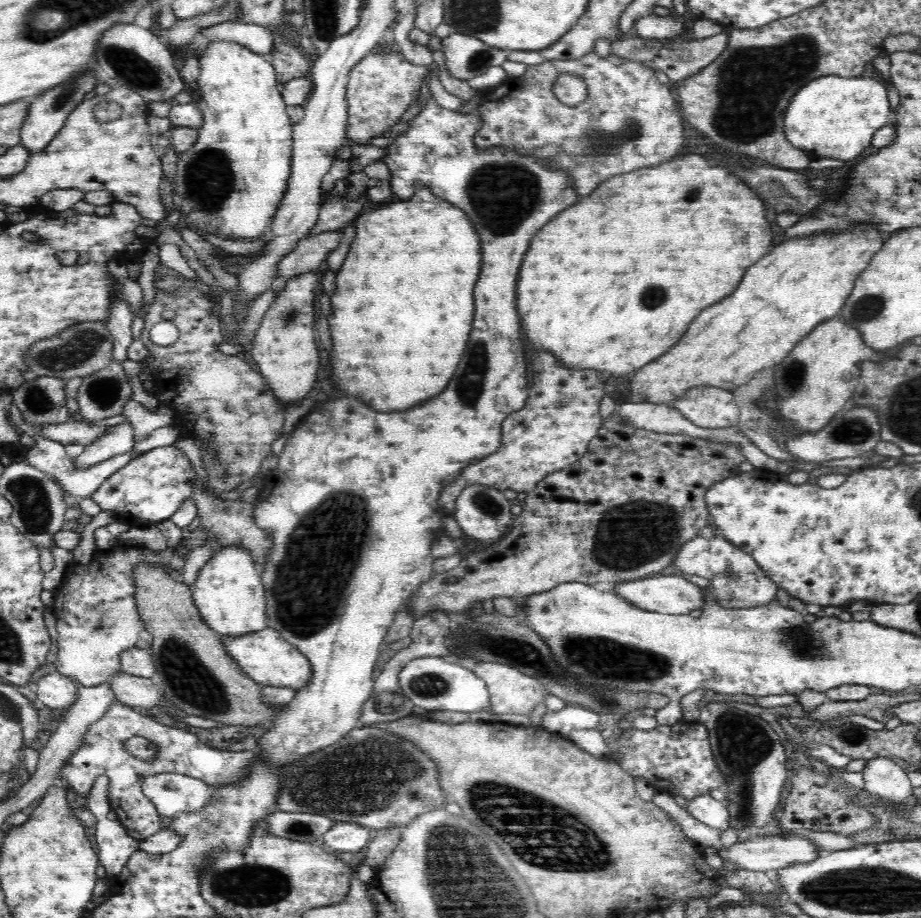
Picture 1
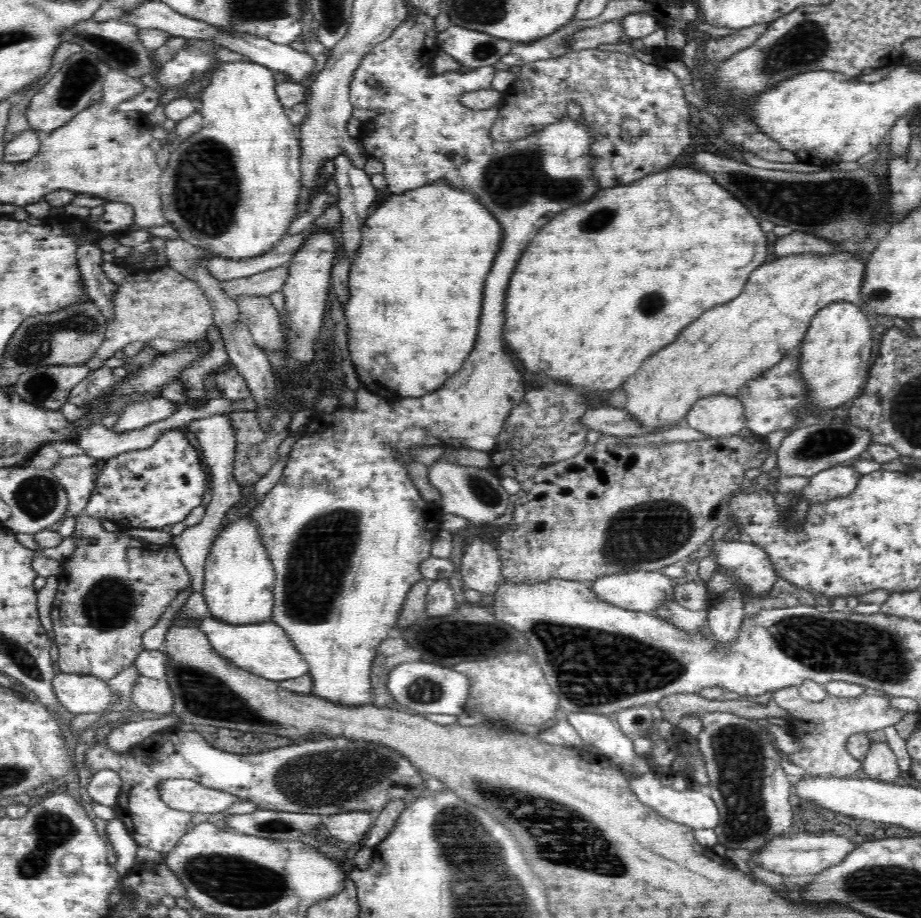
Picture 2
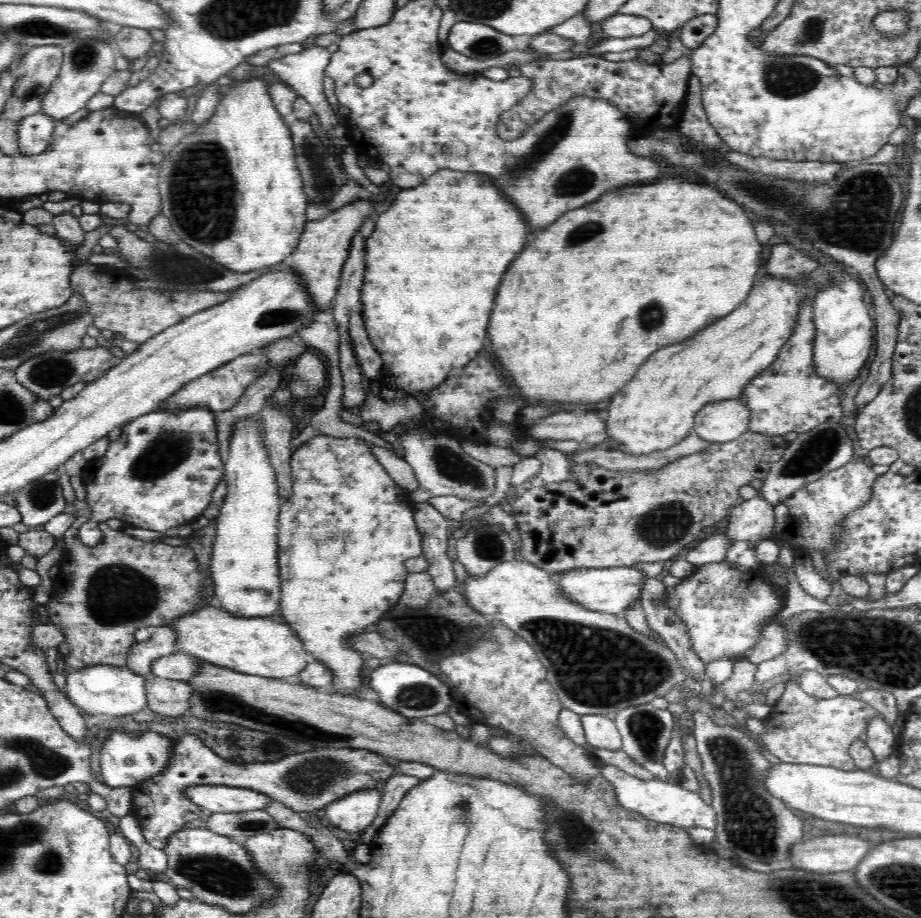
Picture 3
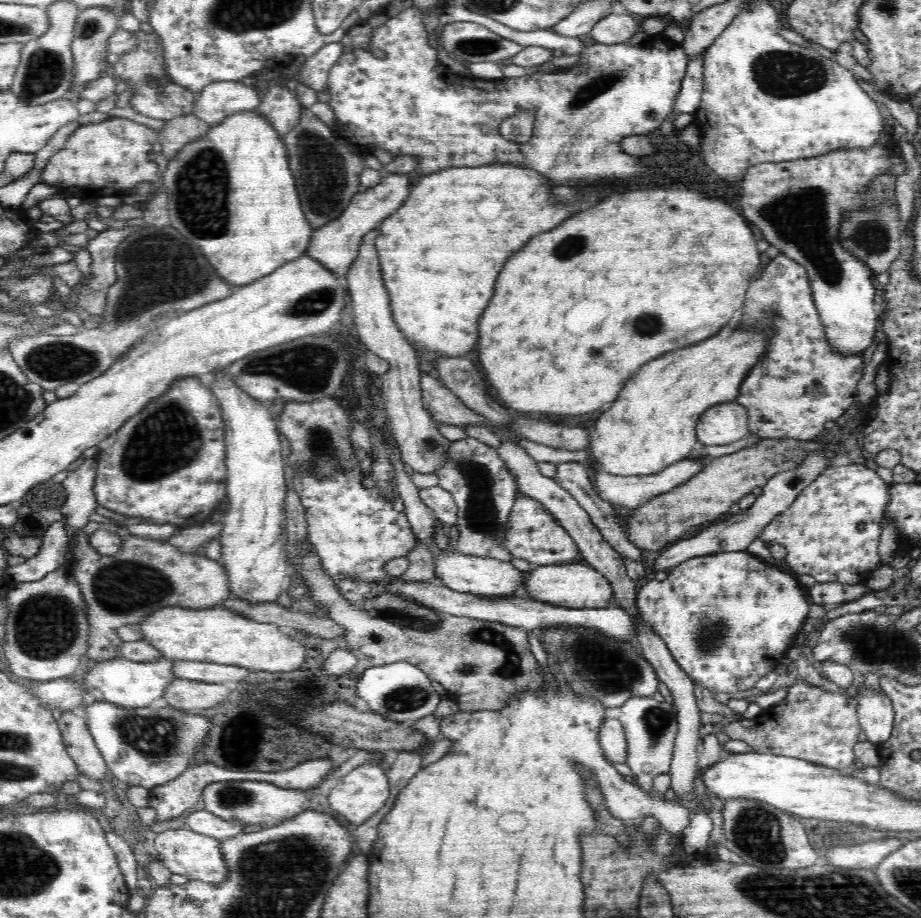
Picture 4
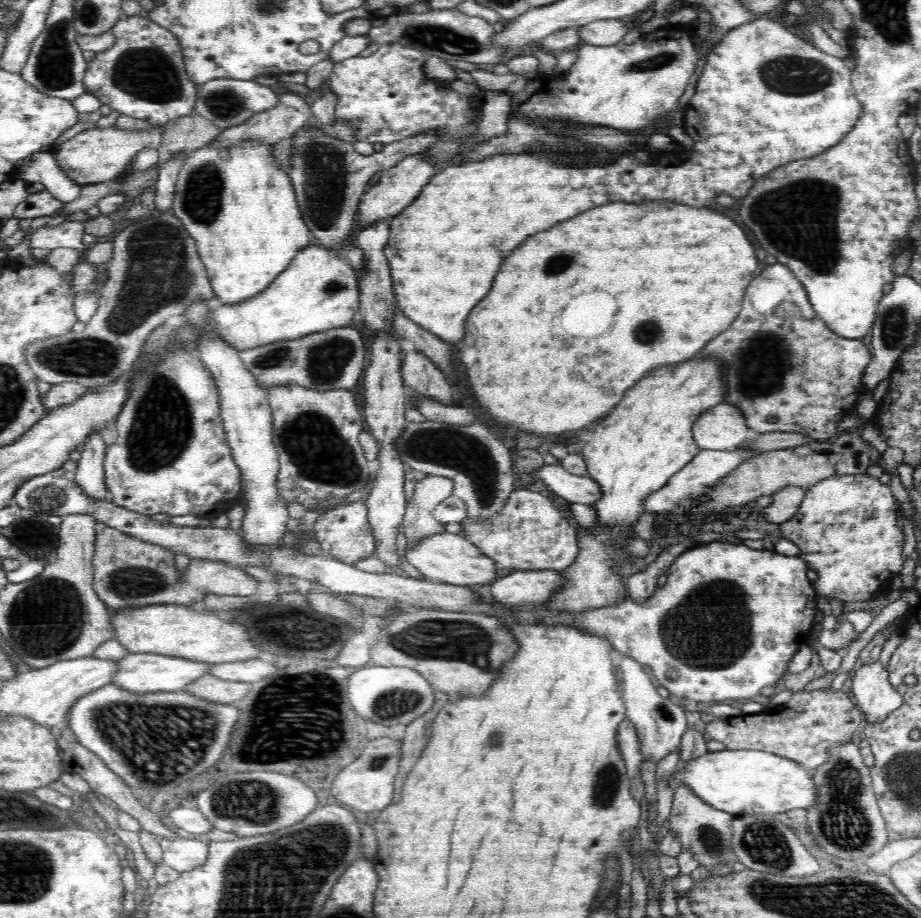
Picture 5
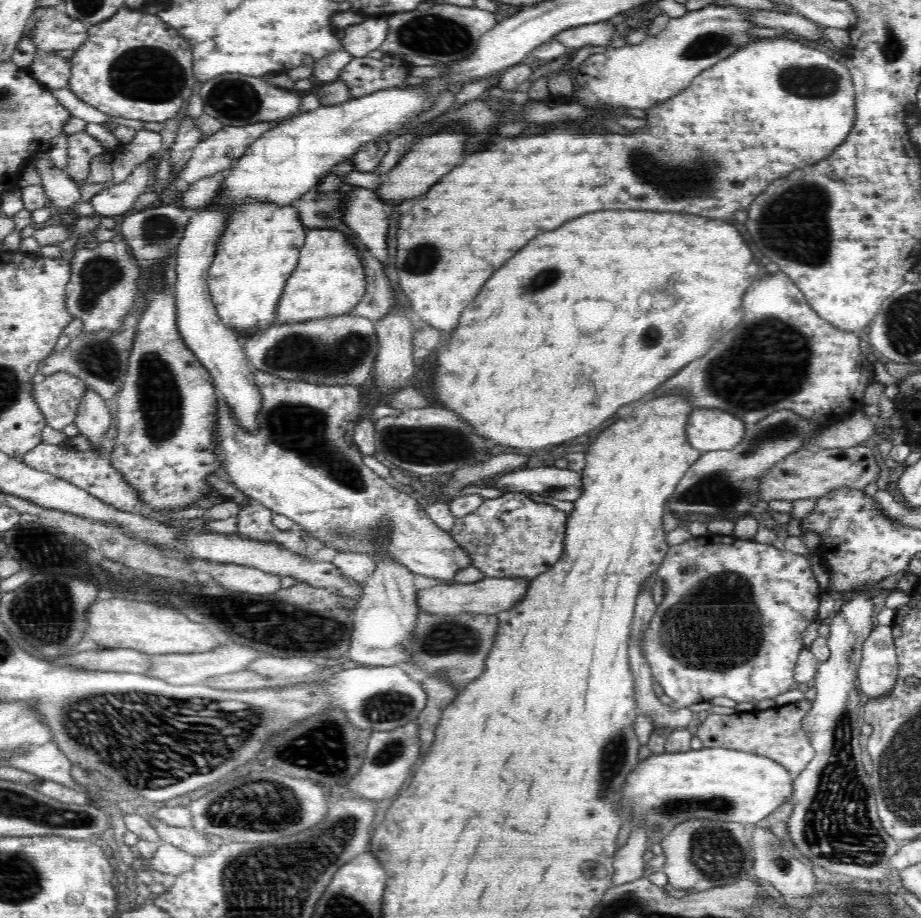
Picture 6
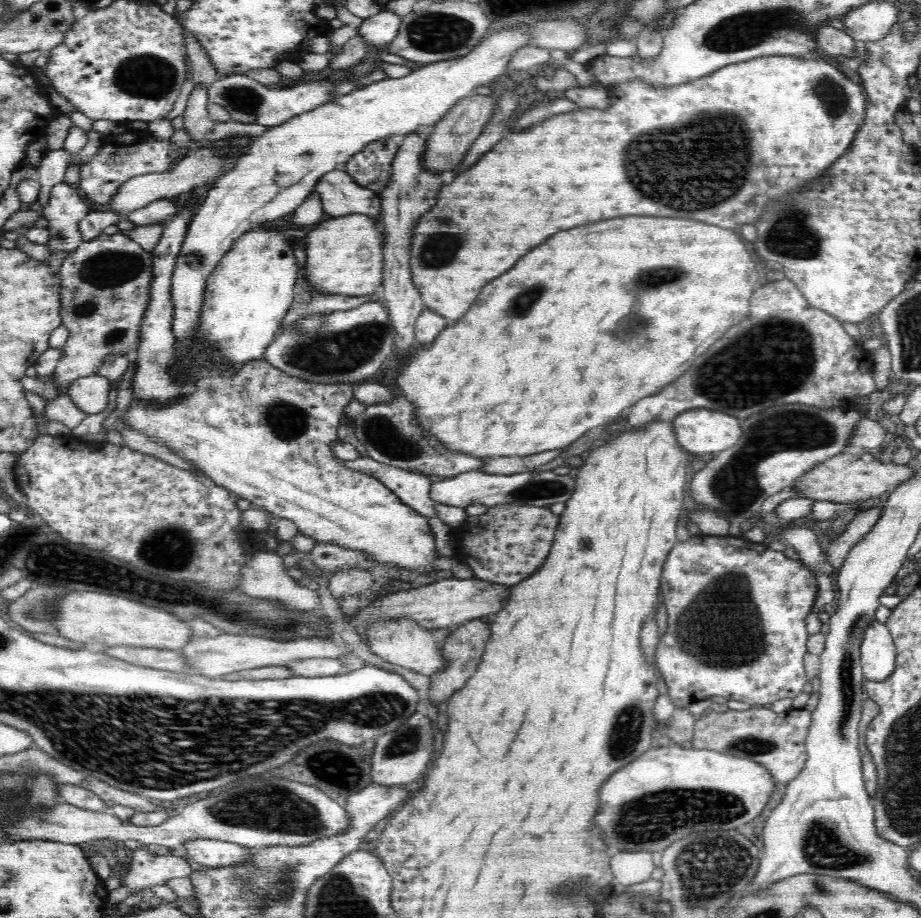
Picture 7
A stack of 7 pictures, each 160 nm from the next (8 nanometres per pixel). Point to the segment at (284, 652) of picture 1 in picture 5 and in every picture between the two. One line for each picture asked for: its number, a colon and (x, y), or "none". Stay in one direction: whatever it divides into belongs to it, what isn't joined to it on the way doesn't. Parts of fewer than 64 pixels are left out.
2: (264, 649)
3: (261, 646)
4: (215, 635)
5: (175, 630)

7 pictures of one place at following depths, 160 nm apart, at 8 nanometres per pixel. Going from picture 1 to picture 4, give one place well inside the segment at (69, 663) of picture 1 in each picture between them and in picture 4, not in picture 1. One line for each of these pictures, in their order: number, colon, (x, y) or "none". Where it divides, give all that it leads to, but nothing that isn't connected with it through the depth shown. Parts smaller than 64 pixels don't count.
2: (113, 587)
3: (111, 590)
4: (145, 575)

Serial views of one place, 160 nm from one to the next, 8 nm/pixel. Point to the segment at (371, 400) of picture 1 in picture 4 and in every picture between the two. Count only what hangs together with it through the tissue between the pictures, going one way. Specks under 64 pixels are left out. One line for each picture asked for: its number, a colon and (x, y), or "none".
2: (416, 283)
3: (436, 256)
4: (440, 253)

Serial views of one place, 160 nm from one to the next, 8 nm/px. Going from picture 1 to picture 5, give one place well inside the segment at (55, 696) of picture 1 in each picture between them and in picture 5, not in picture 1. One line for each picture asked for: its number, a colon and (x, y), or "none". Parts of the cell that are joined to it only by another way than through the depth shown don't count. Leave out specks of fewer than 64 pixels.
2: (78, 694)
3: (116, 690)
4: (126, 683)
5: (140, 673)

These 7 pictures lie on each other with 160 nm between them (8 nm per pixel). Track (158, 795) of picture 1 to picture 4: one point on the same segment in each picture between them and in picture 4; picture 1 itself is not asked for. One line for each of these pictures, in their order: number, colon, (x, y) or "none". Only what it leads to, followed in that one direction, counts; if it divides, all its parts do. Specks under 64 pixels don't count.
2: (184, 794)
3: (217, 798)
4: (252, 803)

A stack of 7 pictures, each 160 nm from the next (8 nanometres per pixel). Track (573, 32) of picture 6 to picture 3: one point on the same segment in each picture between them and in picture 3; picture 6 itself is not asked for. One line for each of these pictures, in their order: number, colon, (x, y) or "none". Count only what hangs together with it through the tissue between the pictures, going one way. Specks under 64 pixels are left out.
3: (618, 25)
4: (613, 29)
5: (602, 32)

